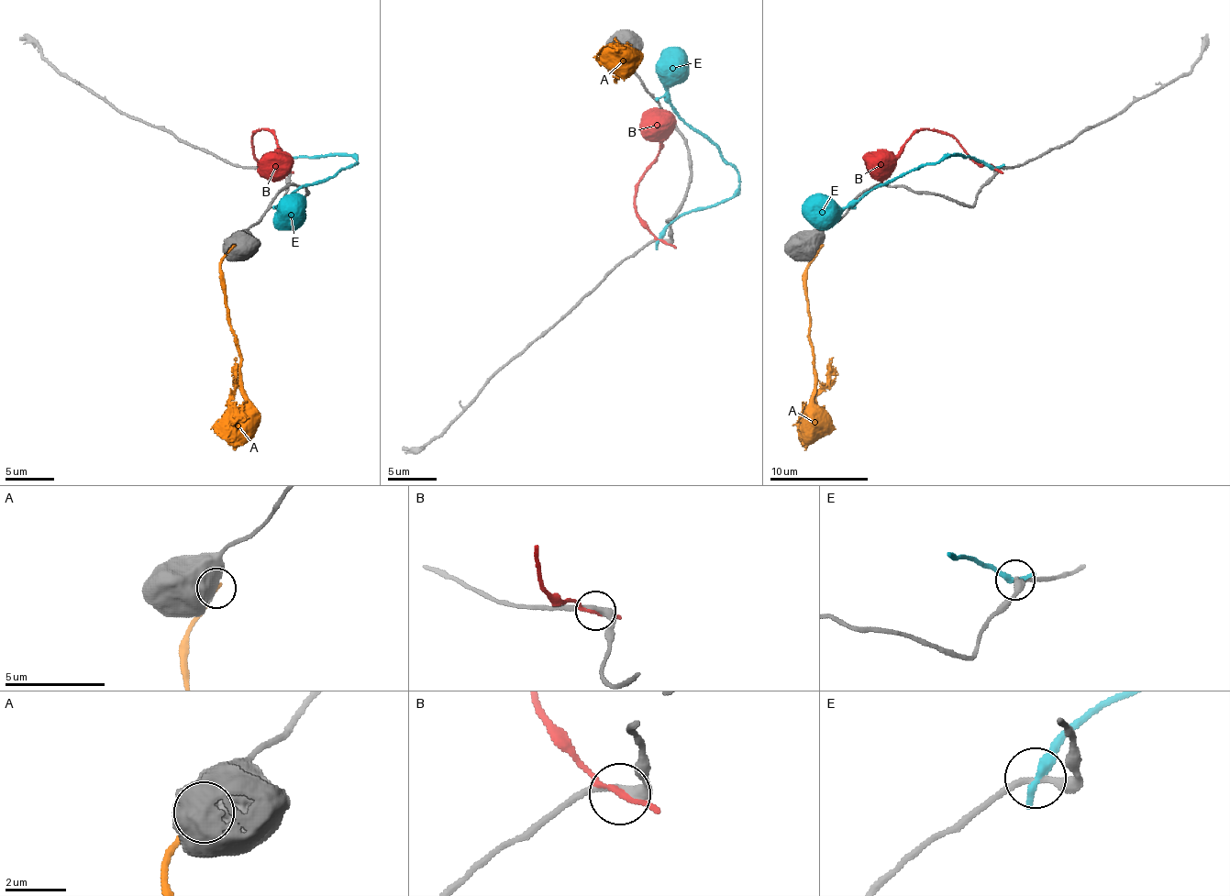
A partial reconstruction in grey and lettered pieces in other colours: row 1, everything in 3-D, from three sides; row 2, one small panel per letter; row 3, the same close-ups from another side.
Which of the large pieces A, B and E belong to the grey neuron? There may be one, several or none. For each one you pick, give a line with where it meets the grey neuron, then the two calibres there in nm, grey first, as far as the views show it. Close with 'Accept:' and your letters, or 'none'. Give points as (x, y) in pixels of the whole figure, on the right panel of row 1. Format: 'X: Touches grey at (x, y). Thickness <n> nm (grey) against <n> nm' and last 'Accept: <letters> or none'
Accept: none

